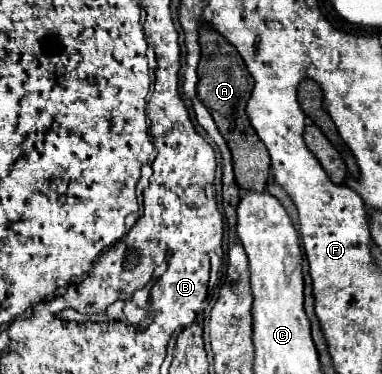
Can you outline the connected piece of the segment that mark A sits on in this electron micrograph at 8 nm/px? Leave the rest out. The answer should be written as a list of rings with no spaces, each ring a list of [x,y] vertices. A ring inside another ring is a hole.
[[[202,22],[200,24],[200,64],[198,64],[198,98],[204,102],[204,106],[210,110],[220,134],[224,136],[230,152],[232,152],[232,164],[236,182],[242,190],[254,190],[262,192],[266,188],[268,180],[268,168],[270,168],[270,156],[264,146],[264,142],[258,138],[254,128],[250,126],[250,120],[246,116],[246,102],[252,92],[254,80],[248,76],[248,70],[244,62],[240,60],[240,54],[232,48],[232,44],[220,36],[212,24]]]

